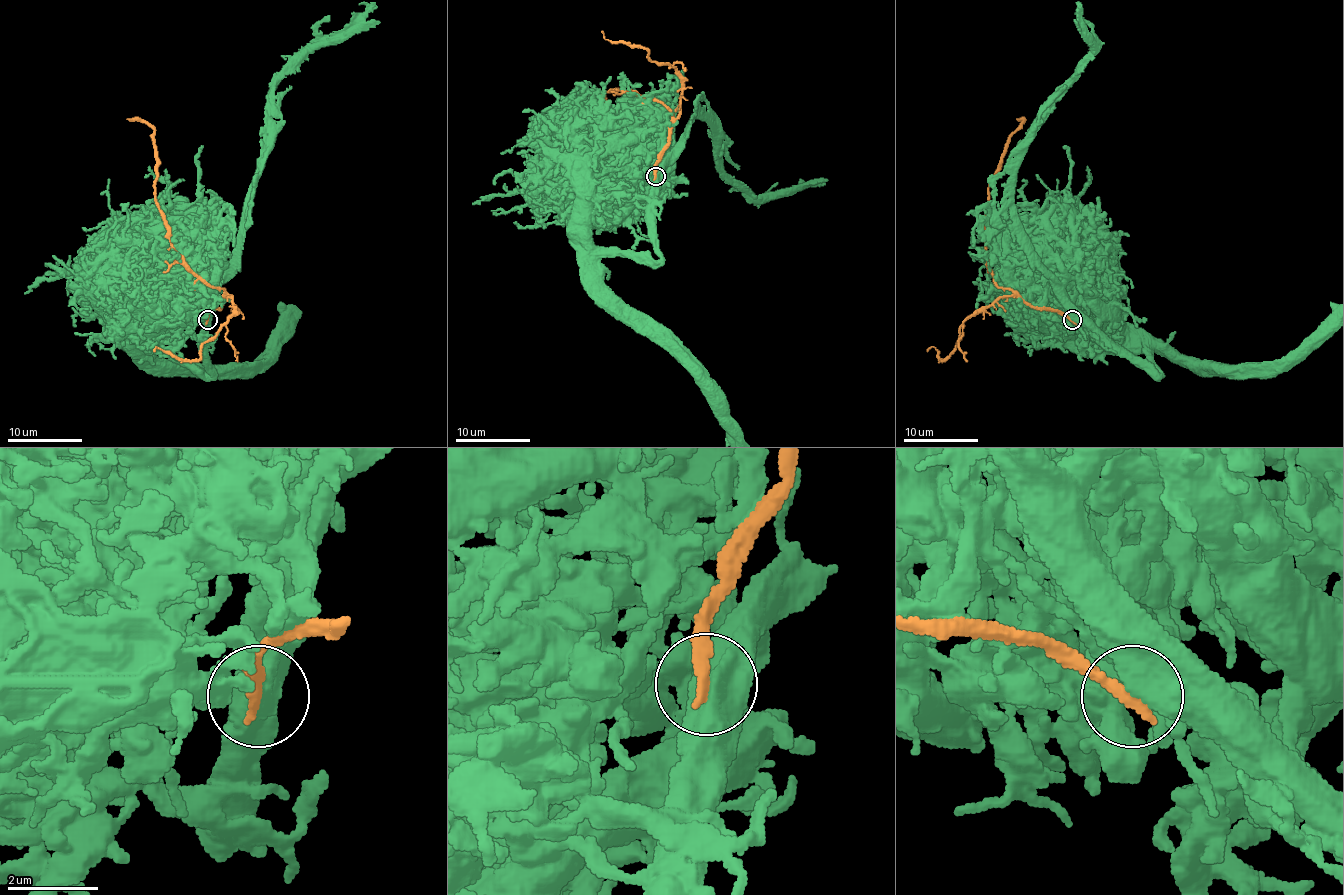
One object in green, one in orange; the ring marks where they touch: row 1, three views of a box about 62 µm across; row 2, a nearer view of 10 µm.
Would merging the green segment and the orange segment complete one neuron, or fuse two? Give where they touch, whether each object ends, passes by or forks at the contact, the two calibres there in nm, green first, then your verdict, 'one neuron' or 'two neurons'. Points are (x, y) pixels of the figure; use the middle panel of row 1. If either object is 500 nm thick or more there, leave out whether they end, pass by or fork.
at (655, 176); 600 nm thick on the green side, 320 nm on the other; two neurons

